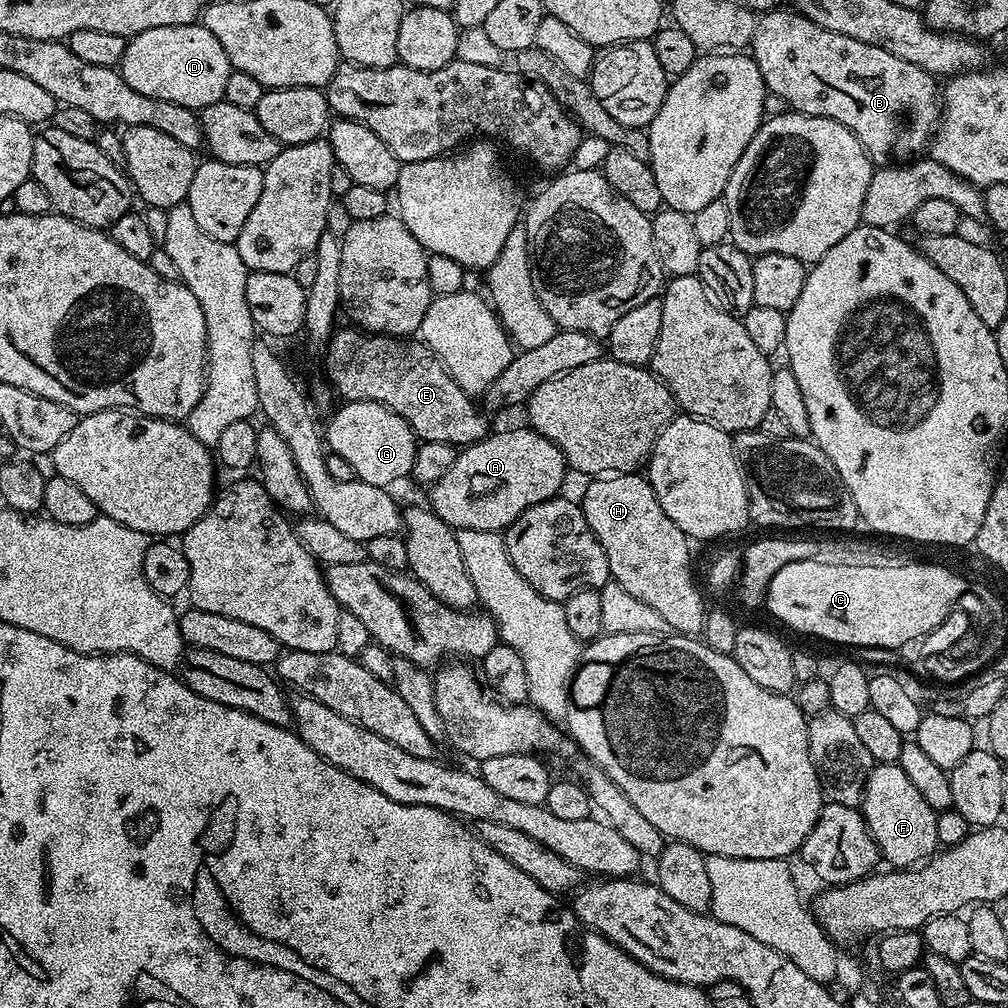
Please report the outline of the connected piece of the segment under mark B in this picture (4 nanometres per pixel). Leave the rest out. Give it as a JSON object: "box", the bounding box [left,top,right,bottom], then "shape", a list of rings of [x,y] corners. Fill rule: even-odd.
{"box":[750,10,942,166],"shape":[[[795,10],[765,12],[756,21],[754,38],[750,45],[750,55],[756,61],[764,79],[764,87],[780,100],[785,100],[793,112],[807,116],[834,118],[842,122],[856,135],[858,142],[866,150],[873,165],[891,166],[909,163],[929,147],[930,141],[940,123],[942,111],[942,92],[937,77],[932,73],[914,66],[914,62],[902,62],[894,54],[886,54],[878,46],[858,42],[846,34],[834,34]]]}

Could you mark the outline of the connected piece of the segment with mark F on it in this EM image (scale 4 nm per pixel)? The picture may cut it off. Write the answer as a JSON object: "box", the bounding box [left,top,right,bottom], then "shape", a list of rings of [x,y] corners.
{"box":[862,763,941,870],"shape":[[[899,763],[876,764],[873,767],[864,787],[862,815],[868,824],[874,842],[880,848],[881,857],[885,861],[889,860],[892,863],[889,865],[893,869],[907,870],[917,867],[935,856],[941,847],[938,838],[938,822],[936,821],[938,813],[930,806],[930,802],[926,802],[926,798],[922,798],[922,794],[910,783],[910,778],[906,778],[906,774],[901,770]]]}

